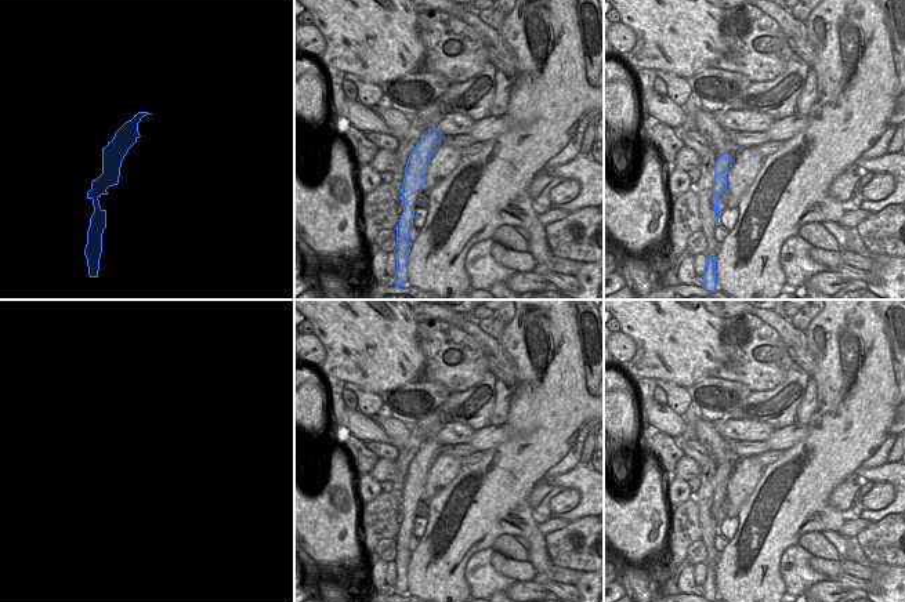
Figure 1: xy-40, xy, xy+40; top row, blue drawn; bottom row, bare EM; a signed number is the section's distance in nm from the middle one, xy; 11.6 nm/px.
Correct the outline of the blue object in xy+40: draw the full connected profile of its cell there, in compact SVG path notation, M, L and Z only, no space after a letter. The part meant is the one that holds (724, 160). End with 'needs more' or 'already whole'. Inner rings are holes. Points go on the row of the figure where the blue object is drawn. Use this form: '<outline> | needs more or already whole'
M728 153L718 155L716 168L714 168L713 196L710 199L714 203L714 215L716 215L716 221L717 221L716 226L720 224L718 217L721 214L718 211L718 200L717 200L717 197L723 192L725 195L728 195L727 174L728 174L728 170L731 167L731 163L732 163L732 157Z | already whole

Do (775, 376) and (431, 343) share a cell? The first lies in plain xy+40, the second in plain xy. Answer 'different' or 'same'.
same

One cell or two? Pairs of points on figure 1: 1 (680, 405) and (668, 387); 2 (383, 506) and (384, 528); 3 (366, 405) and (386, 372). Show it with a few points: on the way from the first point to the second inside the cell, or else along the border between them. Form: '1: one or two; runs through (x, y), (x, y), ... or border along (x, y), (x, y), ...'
1: one; runs through (679, 401), (672, 391)
2: one; runs through (383, 511), (383, 522)
3: two; border along (346, 381), (355, 383), (379, 395)

